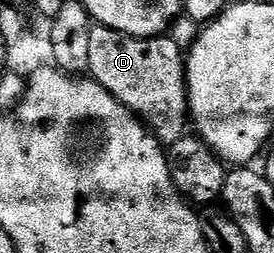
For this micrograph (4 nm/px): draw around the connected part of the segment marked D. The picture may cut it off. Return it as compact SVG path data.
M92 25L89 32L89 68L87 74L105 92L109 92L121 105L129 108L140 122L159 139L164 147L171 147L189 130L189 107L187 105L187 68L185 54L170 36L158 38L134 38L117 32L108 26Z

